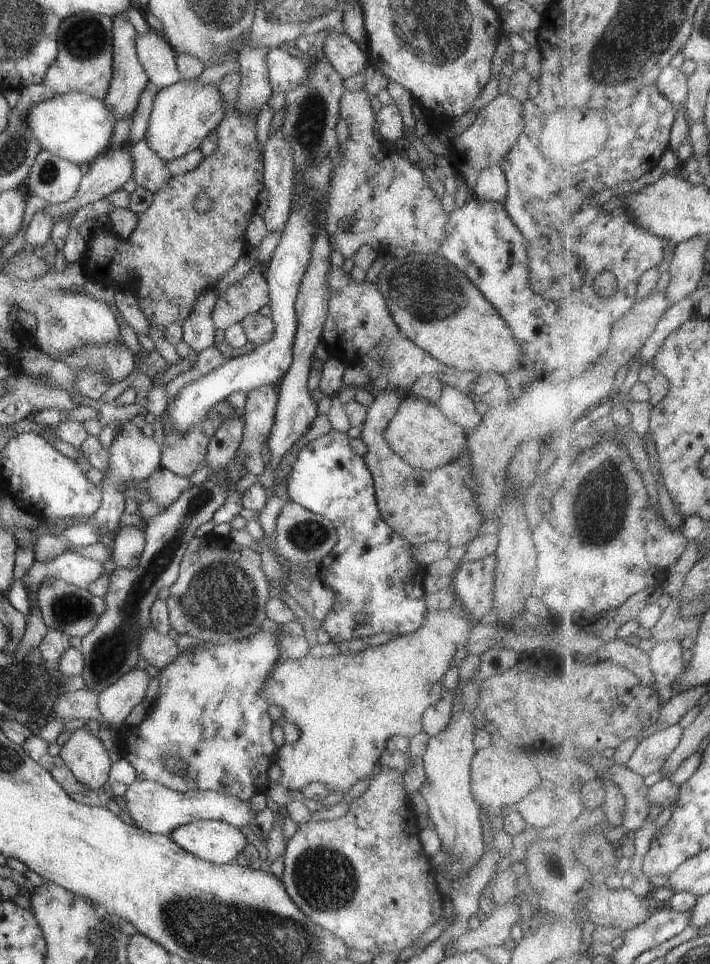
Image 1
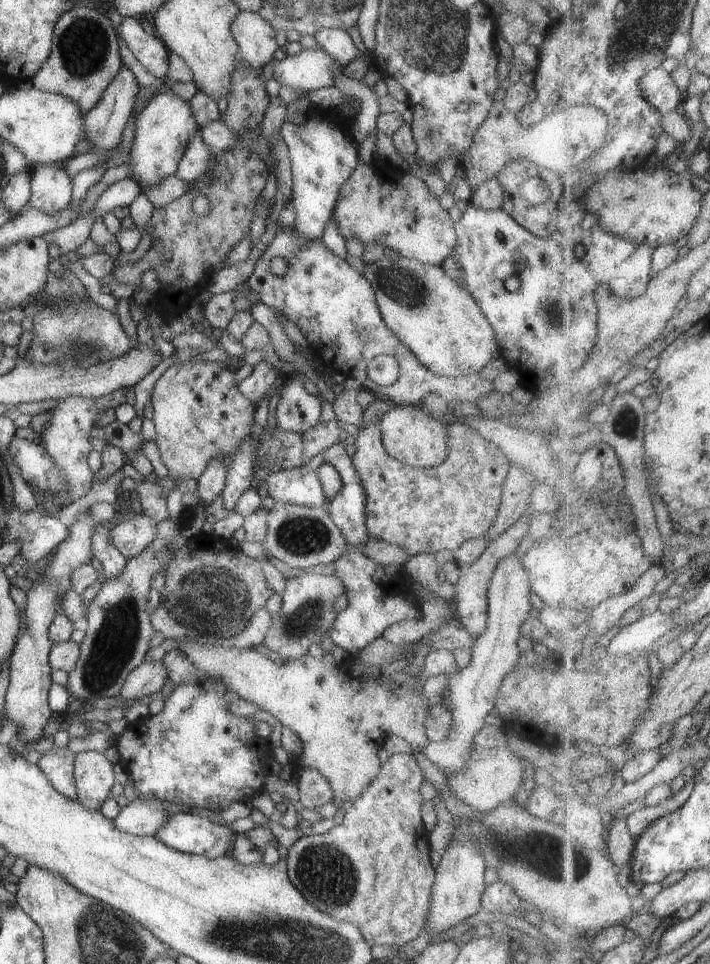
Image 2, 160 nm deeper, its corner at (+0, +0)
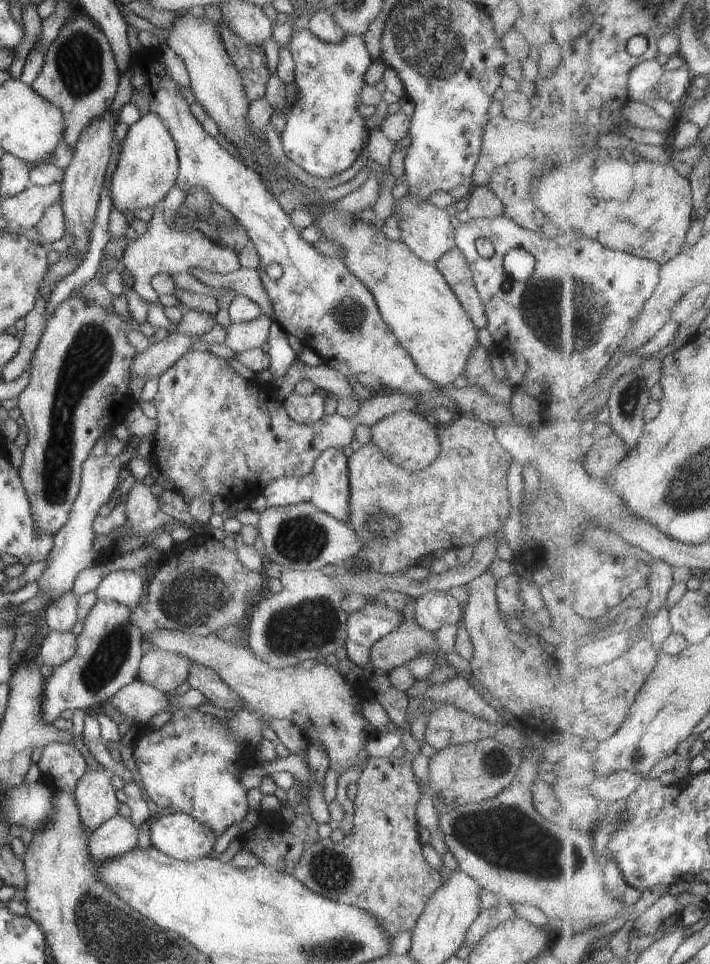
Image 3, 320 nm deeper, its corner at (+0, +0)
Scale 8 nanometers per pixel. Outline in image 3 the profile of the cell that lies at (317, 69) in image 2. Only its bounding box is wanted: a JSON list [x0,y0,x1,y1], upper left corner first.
[279,28,373,179]

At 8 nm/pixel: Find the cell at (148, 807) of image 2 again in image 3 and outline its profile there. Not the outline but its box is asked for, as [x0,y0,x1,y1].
[86,814,139,862]

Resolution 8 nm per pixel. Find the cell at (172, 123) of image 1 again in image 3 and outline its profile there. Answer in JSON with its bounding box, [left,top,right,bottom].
[110,112,177,212]

